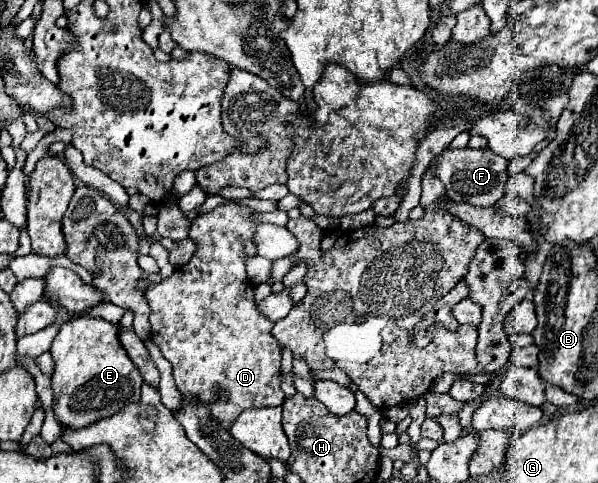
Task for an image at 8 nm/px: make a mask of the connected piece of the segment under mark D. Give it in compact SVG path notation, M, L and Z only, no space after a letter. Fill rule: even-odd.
M235 200L213 208L209 214L199 214L189 230L189 238L197 244L193 258L181 268L175 268L169 278L145 290L151 308L151 340L171 362L179 392L185 398L191 396L207 402L213 418L221 420L225 428L247 408L281 406L285 400L281 390L281 348L271 336L273 322L261 316L251 290L247 290L251 280L245 268L245 242L251 240L259 226L259 222L251 218L253 214L255 210Z

